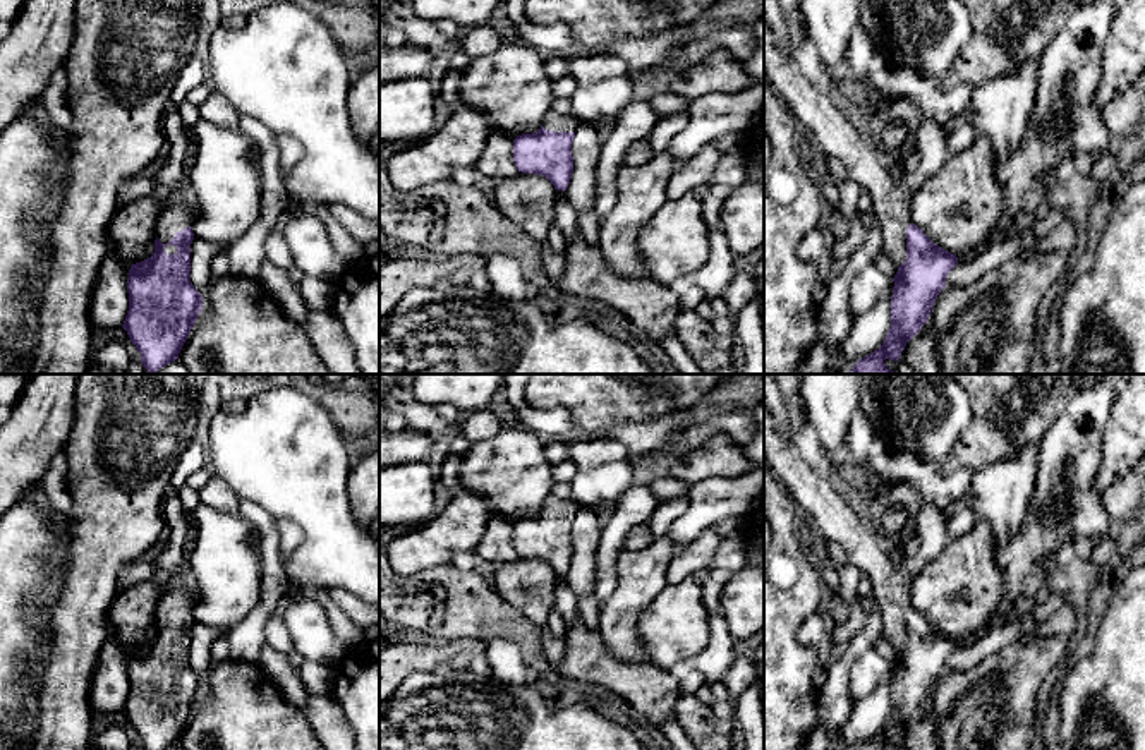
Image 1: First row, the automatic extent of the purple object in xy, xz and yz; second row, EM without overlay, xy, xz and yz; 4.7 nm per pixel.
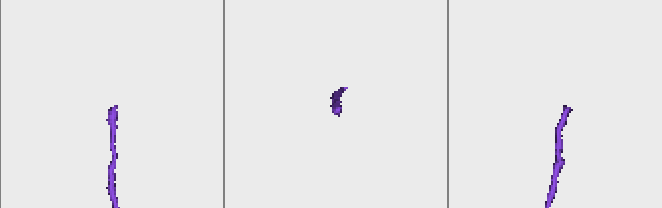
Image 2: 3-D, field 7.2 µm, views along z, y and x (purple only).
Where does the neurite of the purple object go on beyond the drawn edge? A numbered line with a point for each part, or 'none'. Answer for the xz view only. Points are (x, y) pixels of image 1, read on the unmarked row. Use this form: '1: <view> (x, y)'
1: xz (553, 505)

